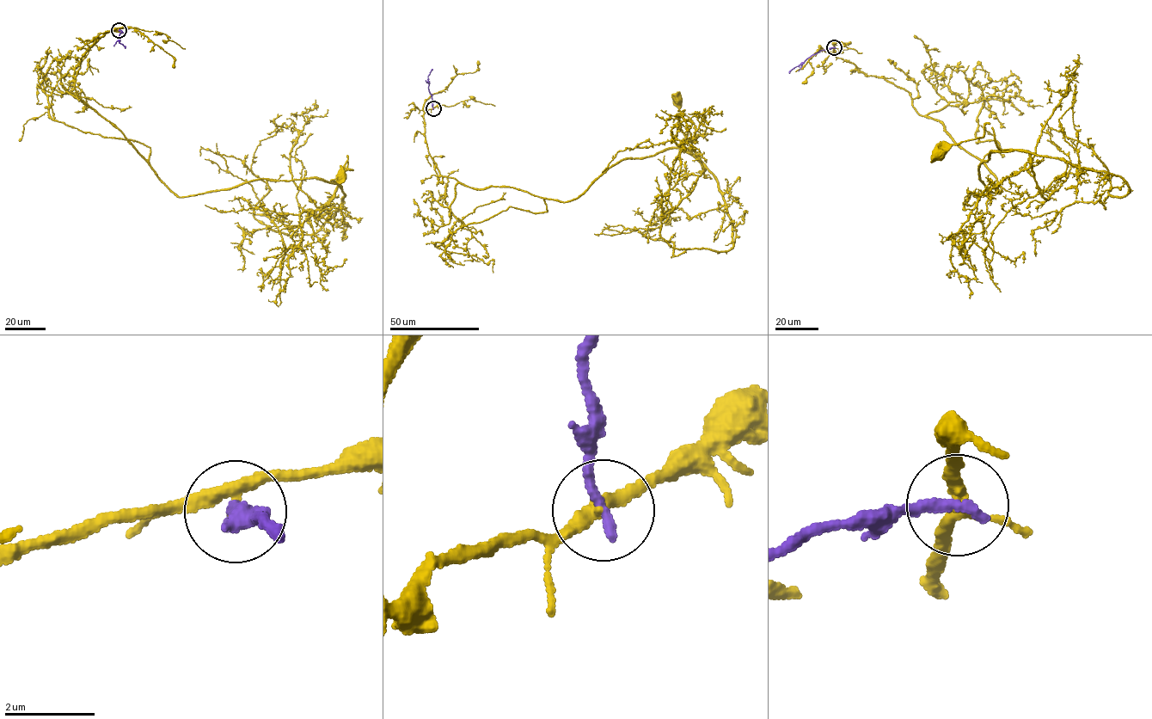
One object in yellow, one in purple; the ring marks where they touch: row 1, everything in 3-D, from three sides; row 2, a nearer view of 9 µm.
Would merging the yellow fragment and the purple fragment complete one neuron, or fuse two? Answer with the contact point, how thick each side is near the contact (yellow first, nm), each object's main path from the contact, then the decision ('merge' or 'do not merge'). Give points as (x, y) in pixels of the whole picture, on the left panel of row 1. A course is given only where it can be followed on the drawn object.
at (119, 30); 220 nm thick on the yellow side, 280 nm on the other; yellow runs (119, 30), (80, 58), (75, 89), (179, 197), (260, 179), (333, 182), (347, 156), (343, 177); purple runs (119, 30), (121, 31), (119, 42), (125, 48); do not merge

